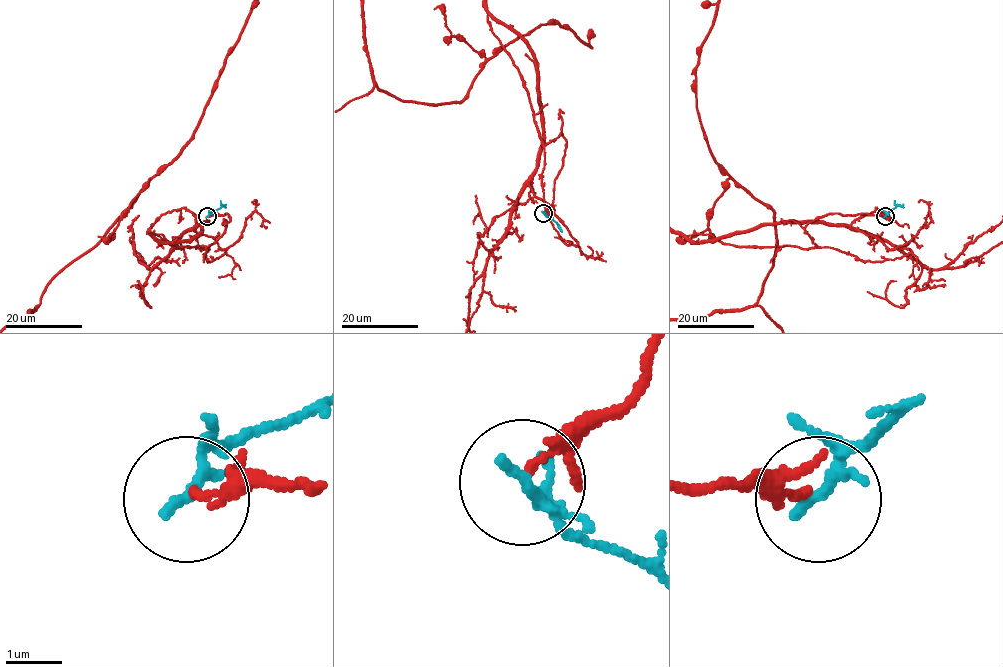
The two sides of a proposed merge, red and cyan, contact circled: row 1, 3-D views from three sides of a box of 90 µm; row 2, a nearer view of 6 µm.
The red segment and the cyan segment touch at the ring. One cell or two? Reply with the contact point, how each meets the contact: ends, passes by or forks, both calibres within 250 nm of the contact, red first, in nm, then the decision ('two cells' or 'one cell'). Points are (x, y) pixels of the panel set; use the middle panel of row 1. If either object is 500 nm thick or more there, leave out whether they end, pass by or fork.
(543, 213) | red passes by | cyan passes by | 110/180 nm | two cells

